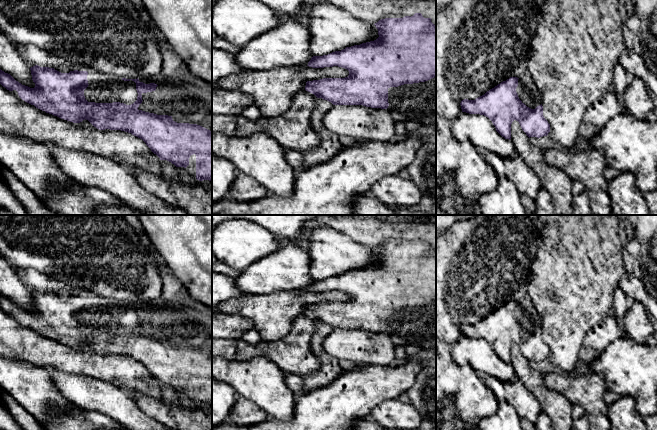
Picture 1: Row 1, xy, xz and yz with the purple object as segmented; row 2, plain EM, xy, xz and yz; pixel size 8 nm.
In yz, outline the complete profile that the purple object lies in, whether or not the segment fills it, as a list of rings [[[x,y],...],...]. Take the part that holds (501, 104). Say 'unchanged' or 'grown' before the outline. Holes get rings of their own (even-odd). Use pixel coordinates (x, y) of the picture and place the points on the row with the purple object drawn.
grown | [[[528,71],[519,78],[510,77],[475,100],[464,99],[460,105],[462,112],[488,117],[505,139],[511,139],[514,120],[529,138],[550,132],[550,124],[543,116],[542,95]]]

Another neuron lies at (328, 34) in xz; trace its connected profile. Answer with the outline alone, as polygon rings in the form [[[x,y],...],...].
[[[309,16],[309,26],[307,29],[310,33],[310,51],[313,56],[328,55],[335,51],[341,51],[346,47],[374,41],[379,37],[378,29],[374,24],[357,19],[353,16]]]

